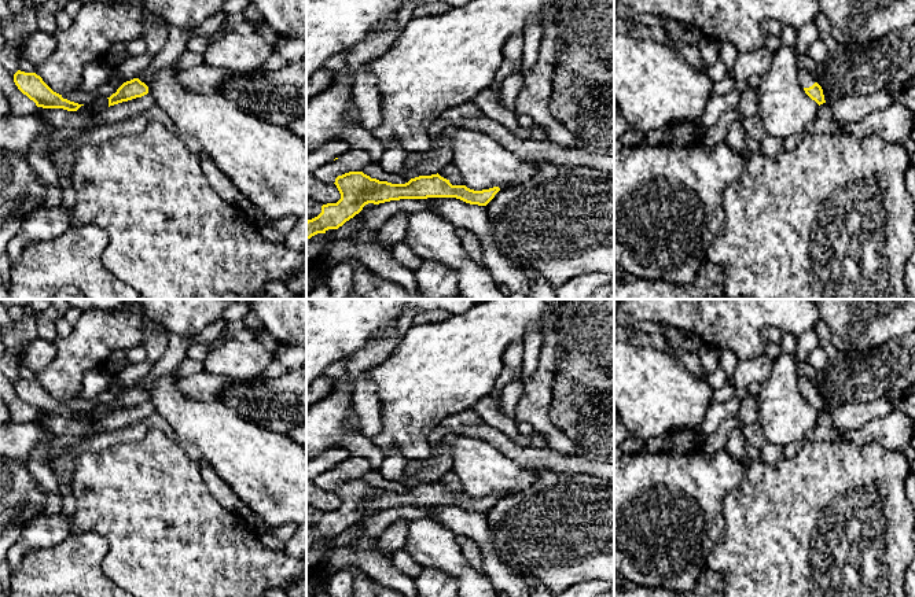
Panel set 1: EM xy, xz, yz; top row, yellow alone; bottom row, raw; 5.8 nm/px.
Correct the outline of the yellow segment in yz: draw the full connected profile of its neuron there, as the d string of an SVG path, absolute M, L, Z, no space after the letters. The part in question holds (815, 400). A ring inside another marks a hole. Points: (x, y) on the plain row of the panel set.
M805 376L800 377L800 390L805 398L805 401L815 408L819 413L826 410L823 397L816 390L815 383Z

